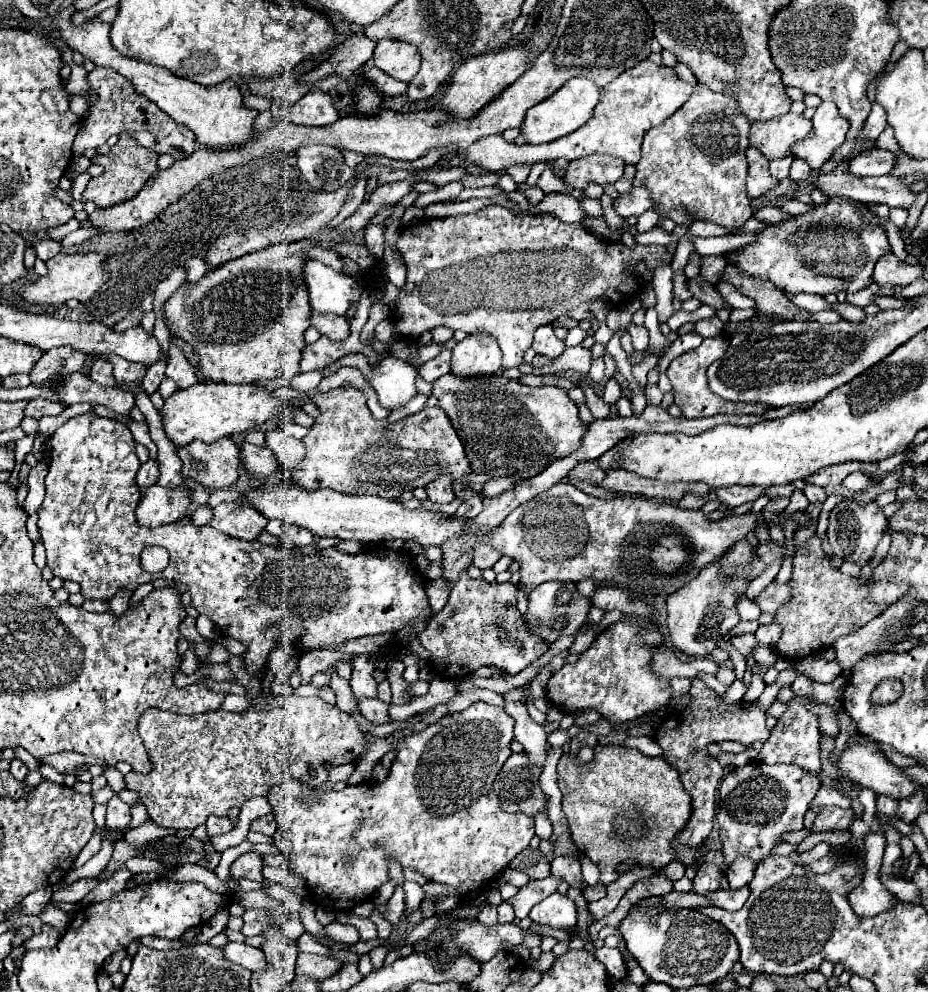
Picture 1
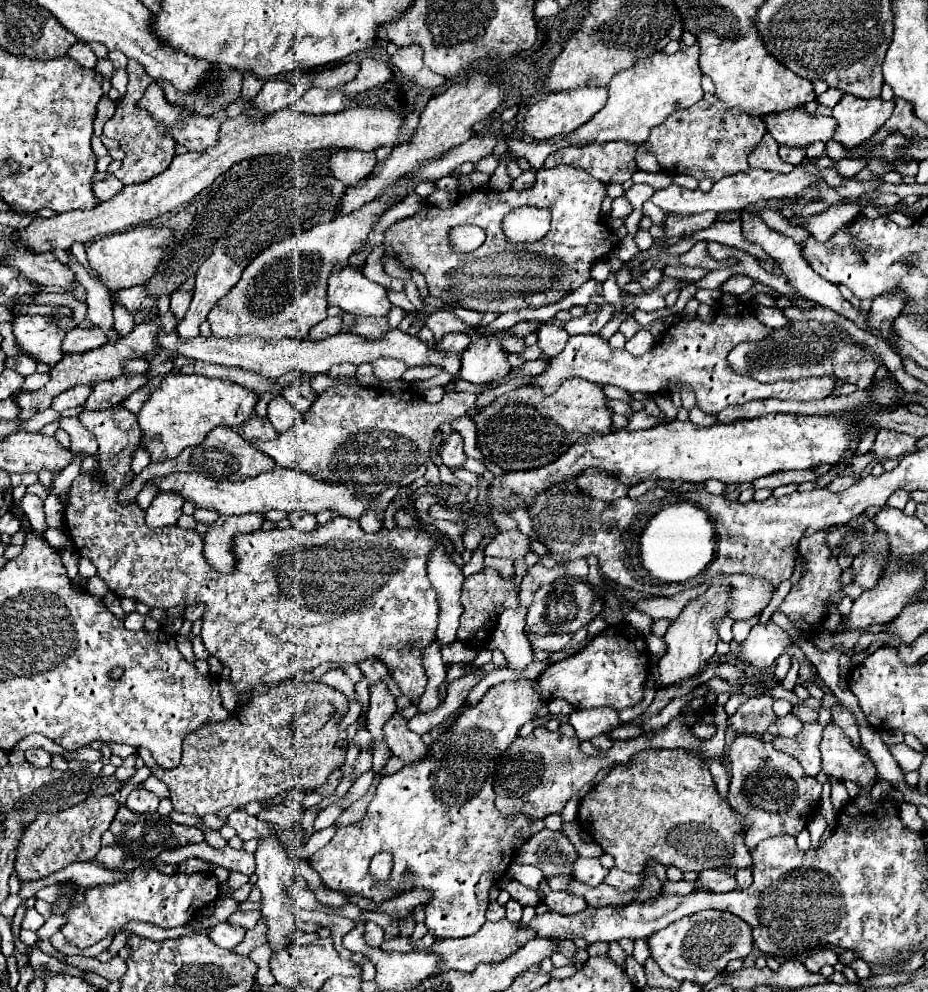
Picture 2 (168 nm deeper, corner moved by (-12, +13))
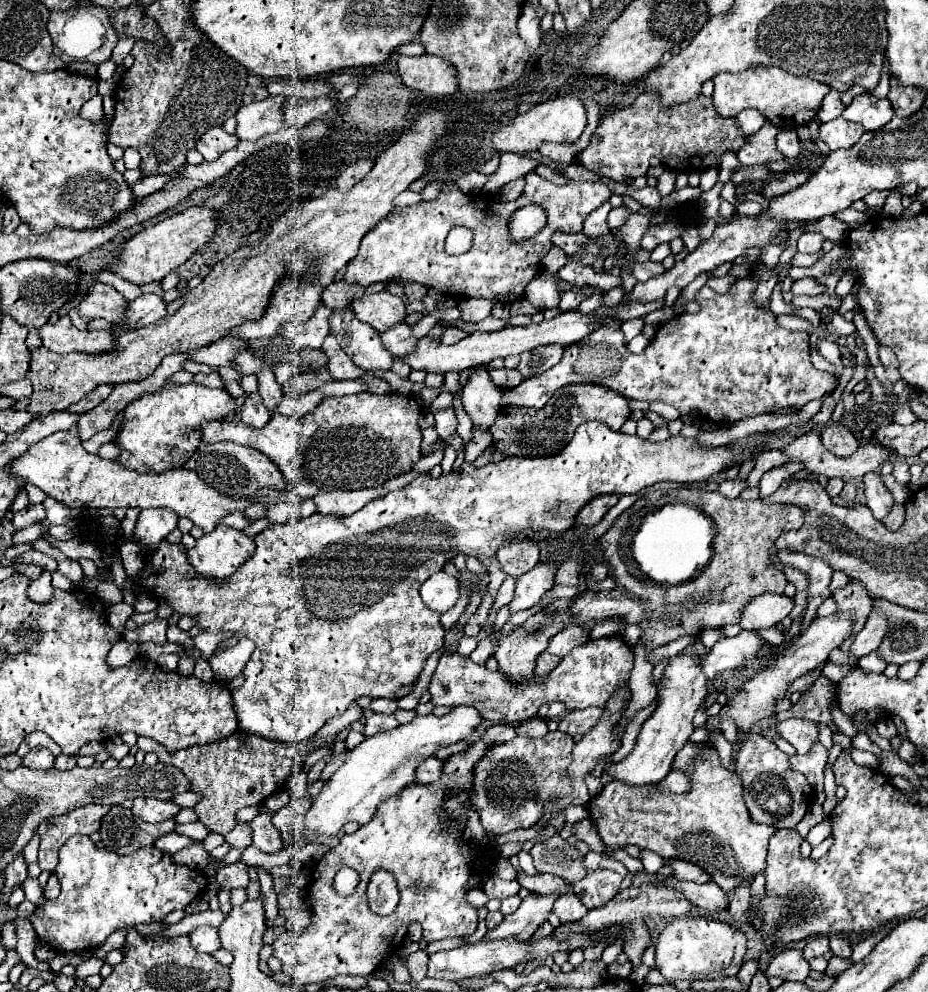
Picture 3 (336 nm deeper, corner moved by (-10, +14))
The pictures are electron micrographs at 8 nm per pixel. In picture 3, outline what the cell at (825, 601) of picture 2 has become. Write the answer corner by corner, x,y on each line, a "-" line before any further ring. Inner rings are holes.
761,594
753,598
741,612
741,628
755,630
755,628
771,628
779,624
793,608
793,598
779,596
779,594

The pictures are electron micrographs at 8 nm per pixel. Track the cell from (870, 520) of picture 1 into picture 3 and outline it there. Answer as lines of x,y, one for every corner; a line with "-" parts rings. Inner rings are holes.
849,582
845,588
837,590
833,594
837,602
837,612
851,612
853,616
853,634
863,630
869,612
871,612
871,598
867,590
859,582

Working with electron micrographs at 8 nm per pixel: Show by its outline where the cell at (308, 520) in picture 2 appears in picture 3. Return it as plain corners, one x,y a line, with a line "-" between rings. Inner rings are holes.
279,502
275,506
269,506
265,512
265,518
271,524
283,524
283,522
293,522
299,520
299,508
297,504
289,504
289,502

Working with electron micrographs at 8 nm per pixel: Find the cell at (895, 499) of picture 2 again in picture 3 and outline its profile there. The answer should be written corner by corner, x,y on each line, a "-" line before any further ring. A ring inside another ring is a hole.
895,504
893,510
887,514
883,524
887,526
887,530
901,530
903,520
905,520
905,506
903,504

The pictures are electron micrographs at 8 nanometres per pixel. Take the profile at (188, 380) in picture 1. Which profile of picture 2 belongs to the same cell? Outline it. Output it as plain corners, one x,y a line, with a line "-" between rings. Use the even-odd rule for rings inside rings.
177,289
170,297
170,310
176,316
178,322
184,319
193,297
193,291
181,291

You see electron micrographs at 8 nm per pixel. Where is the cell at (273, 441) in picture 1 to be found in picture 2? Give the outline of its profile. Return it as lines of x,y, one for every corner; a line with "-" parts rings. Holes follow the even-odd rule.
275,397
271,403
269,403
269,409
267,409
267,415
269,415
269,421
273,423
273,427
283,433
287,431
291,425
295,425
295,421
299,419
297,411
289,405
289,401
285,397

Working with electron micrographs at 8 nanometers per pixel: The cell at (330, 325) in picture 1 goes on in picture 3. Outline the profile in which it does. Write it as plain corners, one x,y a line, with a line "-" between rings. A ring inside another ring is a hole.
401,324
393,330
389,330
389,334
381,334
381,342
395,358
403,358
403,356
411,354
417,346
417,338
413,336
413,332
407,324

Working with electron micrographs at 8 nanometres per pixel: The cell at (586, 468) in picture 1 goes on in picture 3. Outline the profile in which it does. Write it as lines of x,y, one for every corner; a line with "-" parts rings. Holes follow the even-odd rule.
607,494
601,498
593,498
593,502
589,502
589,506
585,506
585,510
581,510
581,514
577,514
577,528
581,526
595,526
597,522
601,522
601,518
609,512
609,508
613,508
617,504
617,496
615,494

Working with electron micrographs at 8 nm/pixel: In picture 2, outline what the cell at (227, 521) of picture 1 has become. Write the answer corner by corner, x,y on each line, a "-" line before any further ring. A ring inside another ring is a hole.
247,513
247,515
221,515
205,533
205,557
207,561
227,573
233,571
235,555
231,553
235,533
251,533
261,529
265,515

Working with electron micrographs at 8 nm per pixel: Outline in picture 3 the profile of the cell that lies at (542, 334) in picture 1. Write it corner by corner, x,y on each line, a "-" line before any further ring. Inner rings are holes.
537,346
537,348
521,354
519,364
515,366
515,370
521,372
523,378
543,374
561,360
563,350
565,350
563,346

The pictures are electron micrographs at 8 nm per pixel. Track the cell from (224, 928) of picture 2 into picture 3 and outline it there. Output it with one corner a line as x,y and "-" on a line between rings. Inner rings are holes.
199,926
199,928
195,928
189,934
189,940
191,940
191,946
197,952
211,954
211,952
219,950
219,934
217,934
217,928
213,928
213,926

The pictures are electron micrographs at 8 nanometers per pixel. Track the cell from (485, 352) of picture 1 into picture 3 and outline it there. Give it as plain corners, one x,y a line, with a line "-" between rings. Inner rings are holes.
479,368
467,386
463,388
463,408
469,414
473,426
487,432
501,412
503,390
495,386
487,374
487,368

